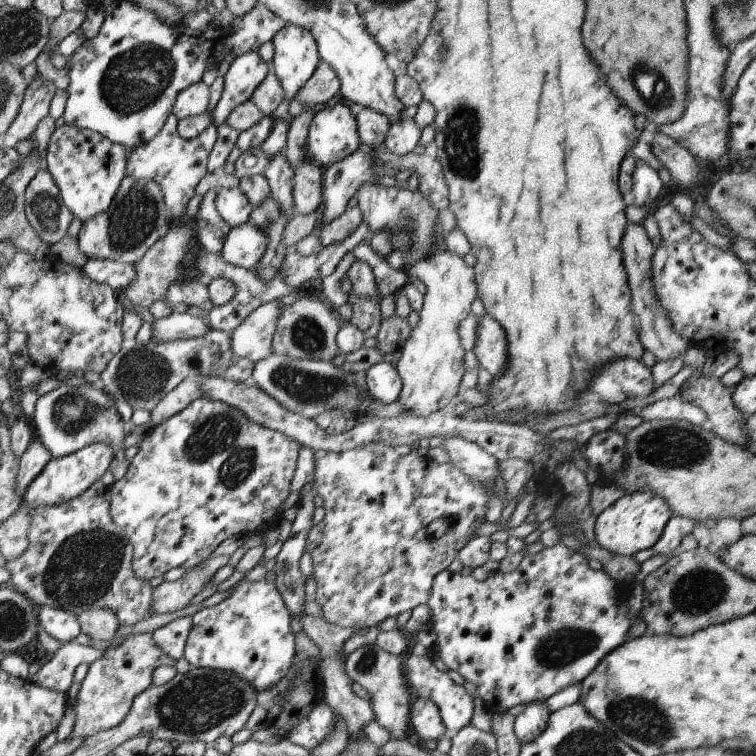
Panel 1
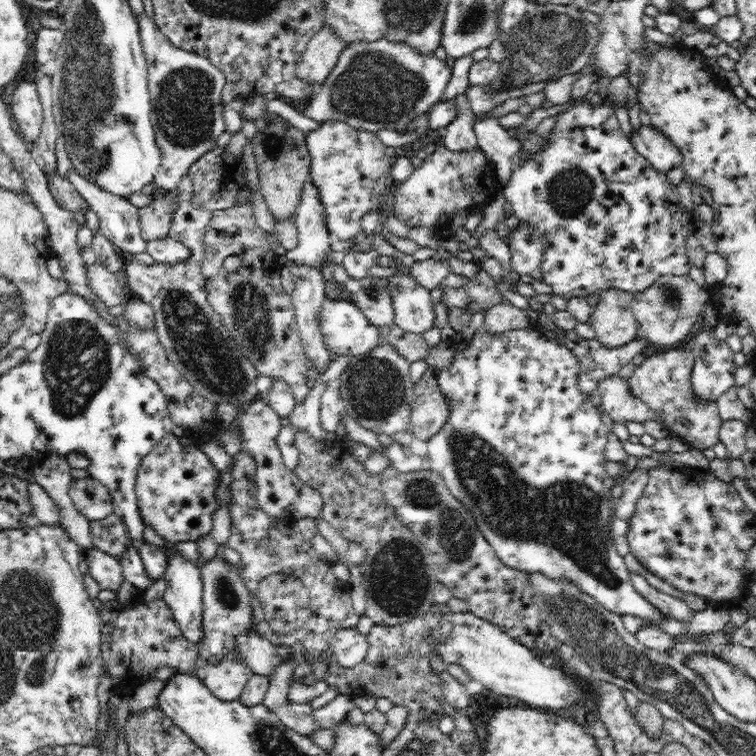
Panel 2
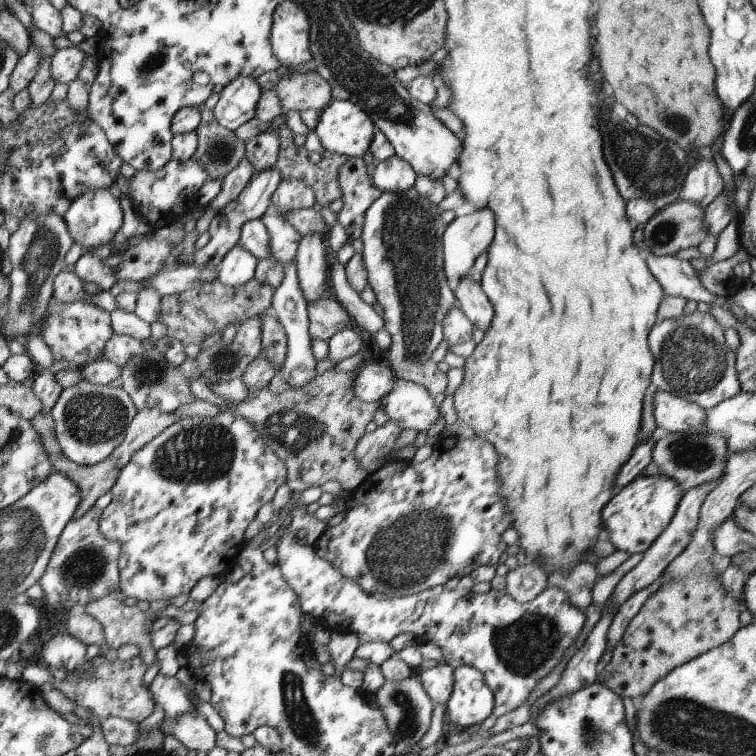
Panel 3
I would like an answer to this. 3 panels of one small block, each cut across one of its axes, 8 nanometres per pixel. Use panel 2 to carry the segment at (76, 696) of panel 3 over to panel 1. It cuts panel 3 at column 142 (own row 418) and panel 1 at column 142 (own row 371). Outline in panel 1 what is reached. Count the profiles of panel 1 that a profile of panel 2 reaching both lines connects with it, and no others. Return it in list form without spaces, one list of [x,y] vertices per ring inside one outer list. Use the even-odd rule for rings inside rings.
[[[151,633],[126,636],[124,642],[117,644],[116,648],[105,650],[98,660],[88,665],[83,681],[77,685],[76,702],[71,706],[72,710],[75,711],[75,724],[73,724],[73,730],[69,736],[83,739],[97,732],[117,727],[130,710],[133,698],[152,685],[153,670],[160,665],[174,667],[175,664],[174,659],[163,654],[152,642]]]

